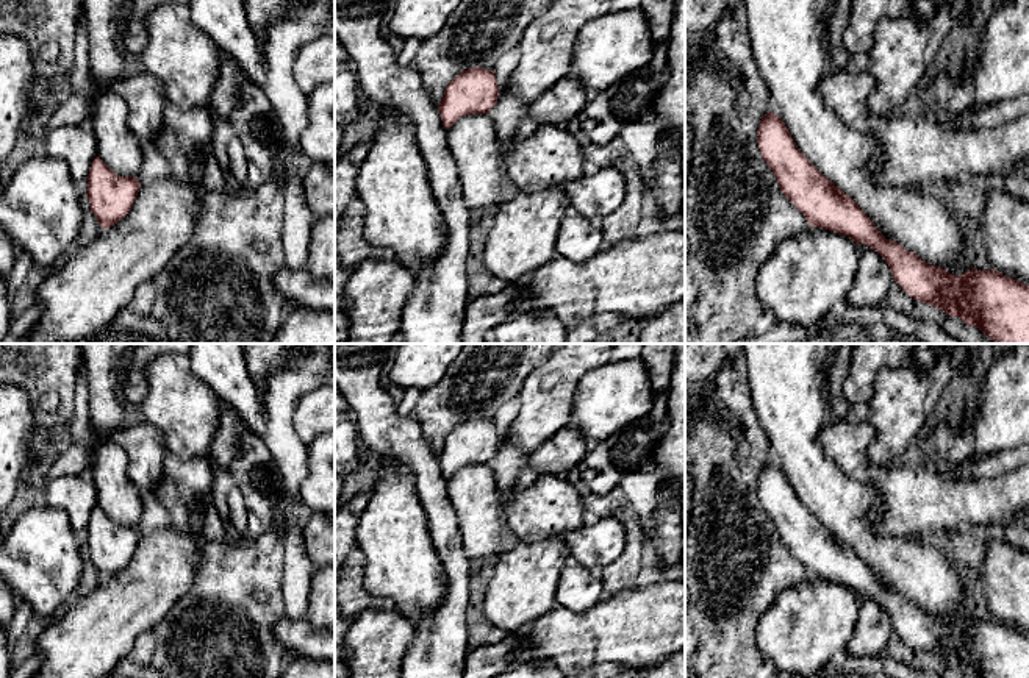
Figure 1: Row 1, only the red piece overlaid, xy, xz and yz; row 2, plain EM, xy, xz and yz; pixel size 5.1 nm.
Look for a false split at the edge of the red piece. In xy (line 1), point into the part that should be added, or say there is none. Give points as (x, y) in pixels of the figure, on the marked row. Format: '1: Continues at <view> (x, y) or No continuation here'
1: No continuation here

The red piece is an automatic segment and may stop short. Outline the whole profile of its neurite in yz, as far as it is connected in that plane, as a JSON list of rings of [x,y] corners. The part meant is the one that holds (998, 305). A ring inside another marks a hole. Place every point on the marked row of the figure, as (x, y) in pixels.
[[[768,112],[762,116],[757,142],[762,153],[762,158],[773,170],[777,184],[783,195],[799,209],[810,227],[824,228],[851,237],[857,245],[865,244],[869,248],[876,250],[888,264],[890,272],[895,281],[902,291],[918,302],[935,306],[951,317],[960,317],[968,327],[979,328],[987,337],[996,344],[1029,344],[1029,286],[1002,275],[1001,272],[991,270],[977,270],[971,269],[962,275],[952,275],[940,266],[932,266],[930,262],[923,261],[916,253],[909,252],[901,244],[885,239],[884,234],[876,228],[873,220],[862,211],[862,208],[838,186],[835,186],[829,178],[826,178],[798,148],[793,141],[788,128],[785,127],[780,116]]]

